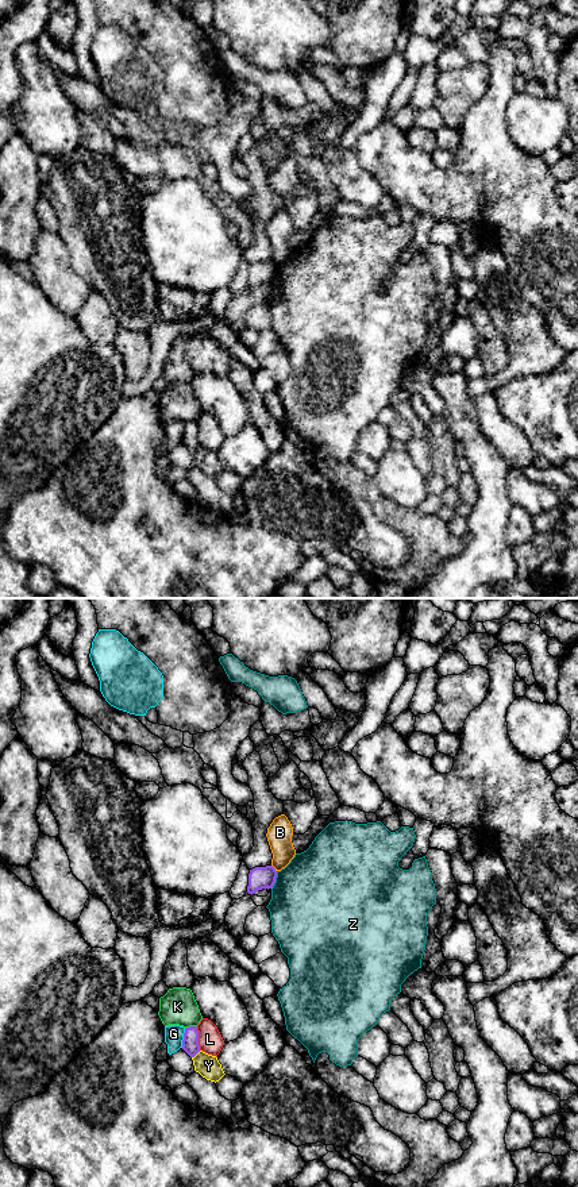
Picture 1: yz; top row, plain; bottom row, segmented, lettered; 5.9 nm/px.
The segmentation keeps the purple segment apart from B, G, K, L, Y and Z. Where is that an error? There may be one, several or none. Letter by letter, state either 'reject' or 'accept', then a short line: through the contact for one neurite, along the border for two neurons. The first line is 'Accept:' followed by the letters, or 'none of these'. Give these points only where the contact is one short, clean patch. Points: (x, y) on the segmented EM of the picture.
Accept: none of these
B: reject; line yz (272, 864), (276, 871)
G: reject
K: reject
L: reject
Y: reject
Z: reject; line yz (277, 871), (272, 889)

